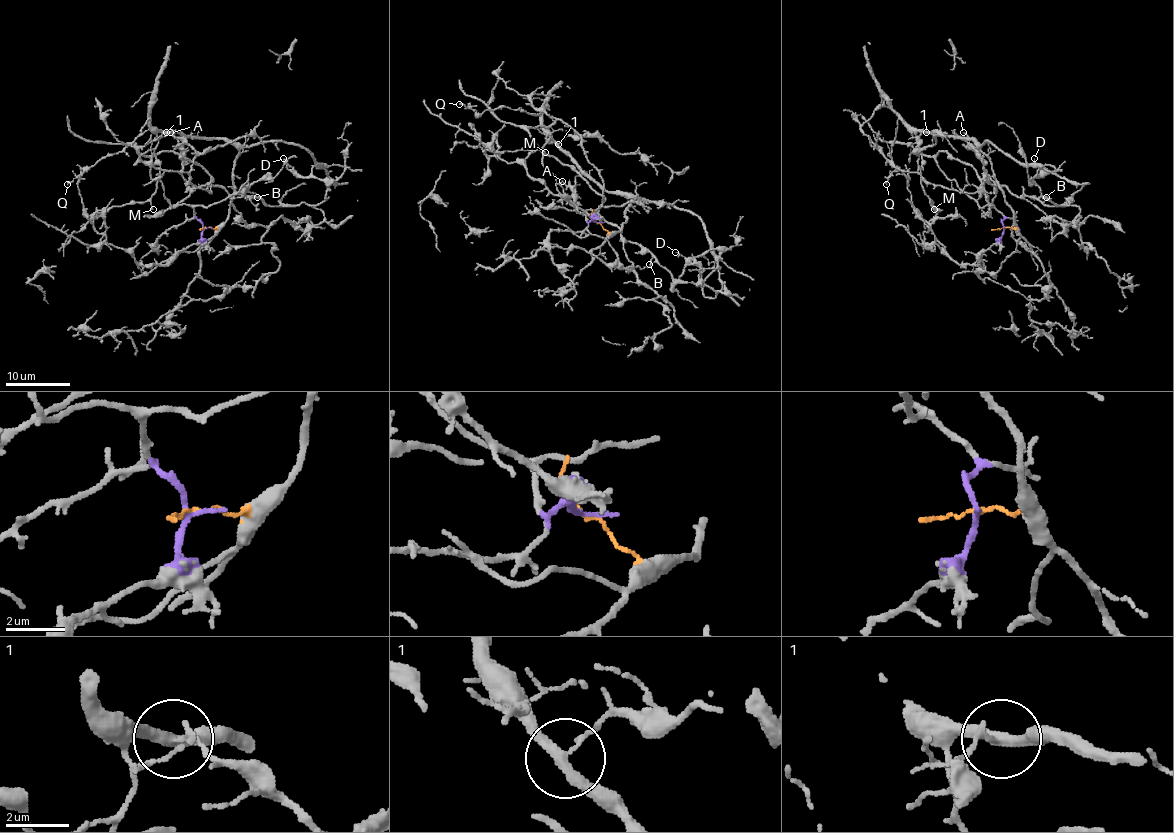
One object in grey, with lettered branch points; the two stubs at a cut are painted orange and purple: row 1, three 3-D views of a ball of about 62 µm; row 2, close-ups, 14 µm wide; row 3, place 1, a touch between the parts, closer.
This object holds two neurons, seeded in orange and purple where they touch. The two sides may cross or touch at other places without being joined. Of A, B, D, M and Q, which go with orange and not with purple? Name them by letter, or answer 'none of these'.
M, Q

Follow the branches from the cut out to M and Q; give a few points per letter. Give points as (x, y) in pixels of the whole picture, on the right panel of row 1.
M: (1004, 228), (1012, 228), (1012, 208), (991, 161), (973, 139), (917, 134), (920, 182), (934, 208)
Q: (1004, 228), (1012, 228), (1012, 208), (973, 139), (913, 132), (899, 119), (889, 153), (896, 168), (886, 184)

